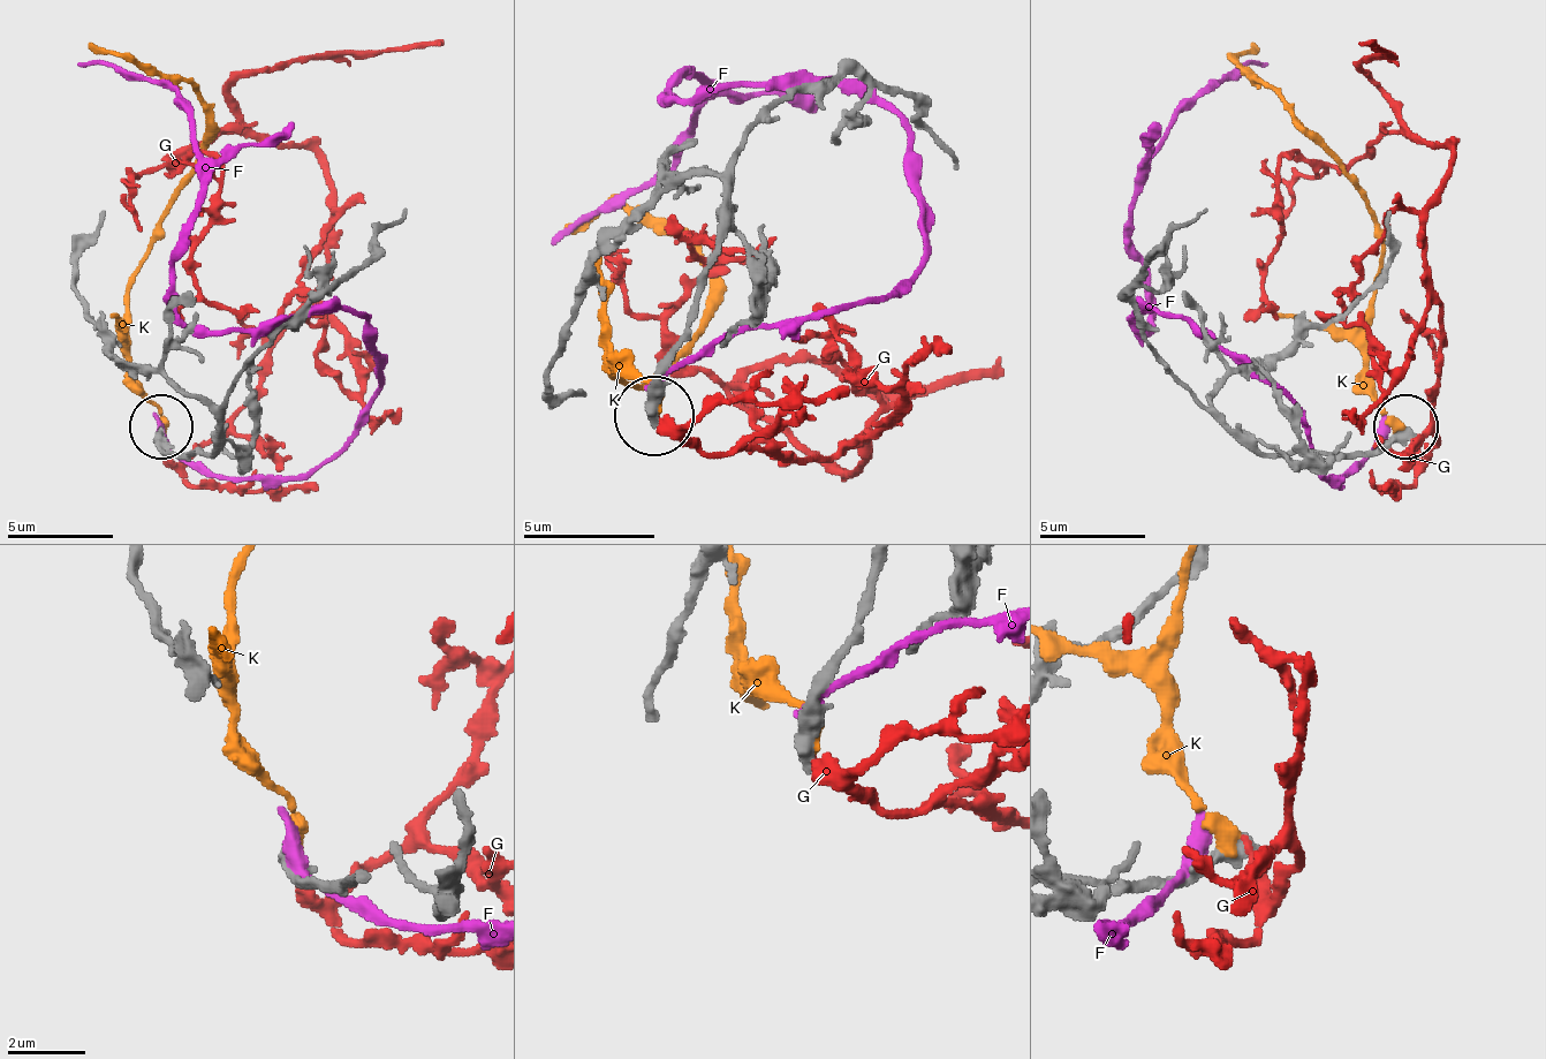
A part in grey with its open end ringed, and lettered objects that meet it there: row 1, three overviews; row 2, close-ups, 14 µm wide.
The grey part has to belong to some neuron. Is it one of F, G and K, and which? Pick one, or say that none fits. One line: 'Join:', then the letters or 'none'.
Join: none

